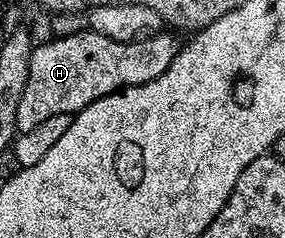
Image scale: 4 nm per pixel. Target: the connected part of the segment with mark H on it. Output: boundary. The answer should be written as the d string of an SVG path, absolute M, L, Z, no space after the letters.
M90 30L82 31L47 40L44 44L36 43L32 47L29 82L25 82L25 94L21 94L21 103L17 105L19 132L41 126L41 122L45 122L45 118L53 118L53 114L72 117L82 108L89 107L94 100L123 88L153 82L153 78L169 70L169 62L177 58L181 47L181 40L171 30L160 30L133 42L113 42L113 38L105 38Z

